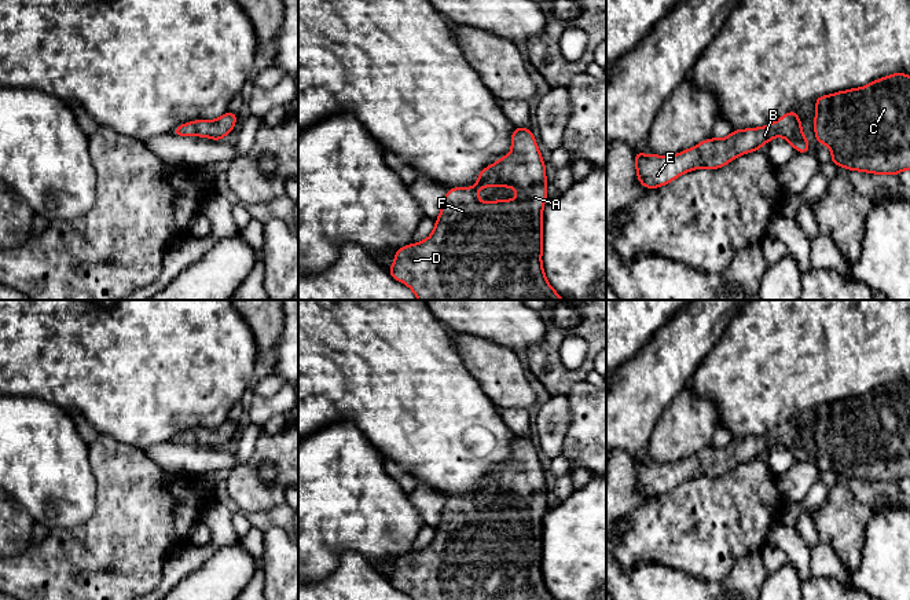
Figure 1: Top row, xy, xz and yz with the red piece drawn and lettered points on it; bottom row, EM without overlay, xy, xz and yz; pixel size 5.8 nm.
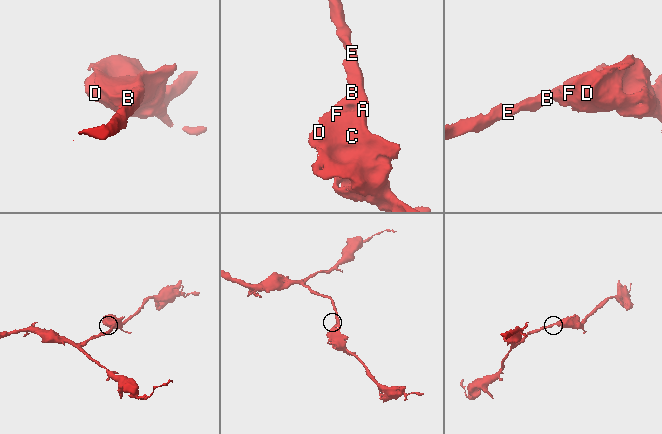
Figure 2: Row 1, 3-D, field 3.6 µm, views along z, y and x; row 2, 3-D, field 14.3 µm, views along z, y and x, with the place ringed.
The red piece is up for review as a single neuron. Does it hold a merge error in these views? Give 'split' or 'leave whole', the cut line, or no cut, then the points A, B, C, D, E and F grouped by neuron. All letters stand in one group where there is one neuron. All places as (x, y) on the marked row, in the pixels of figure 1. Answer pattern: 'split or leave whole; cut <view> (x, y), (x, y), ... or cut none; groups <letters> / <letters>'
leave whole; cut none; groups A B C D E F

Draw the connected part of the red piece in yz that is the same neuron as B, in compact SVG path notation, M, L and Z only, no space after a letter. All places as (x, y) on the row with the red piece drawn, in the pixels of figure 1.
M793 110L766 127L733 131L720 140L709 138L679 154L647 156L635 151L636 176L641 186L657 189L698 168L722 168L741 154L759 150L775 136L785 138L797 153L811 150L797 111Z

